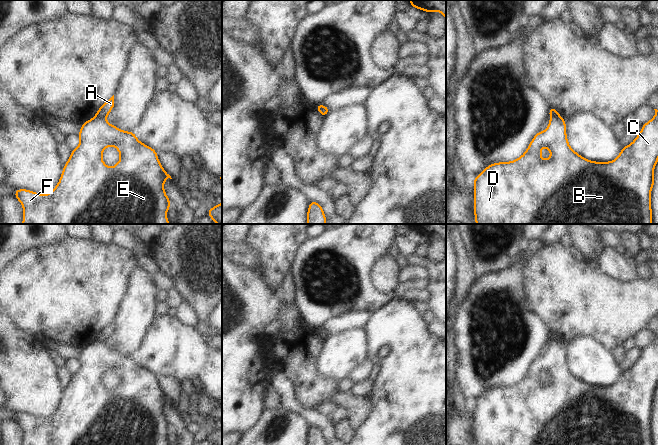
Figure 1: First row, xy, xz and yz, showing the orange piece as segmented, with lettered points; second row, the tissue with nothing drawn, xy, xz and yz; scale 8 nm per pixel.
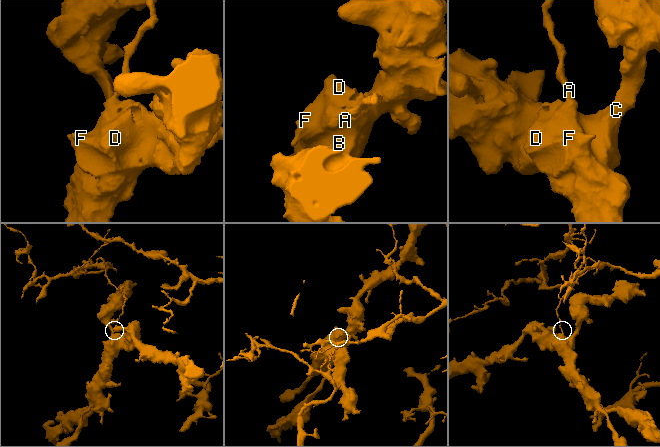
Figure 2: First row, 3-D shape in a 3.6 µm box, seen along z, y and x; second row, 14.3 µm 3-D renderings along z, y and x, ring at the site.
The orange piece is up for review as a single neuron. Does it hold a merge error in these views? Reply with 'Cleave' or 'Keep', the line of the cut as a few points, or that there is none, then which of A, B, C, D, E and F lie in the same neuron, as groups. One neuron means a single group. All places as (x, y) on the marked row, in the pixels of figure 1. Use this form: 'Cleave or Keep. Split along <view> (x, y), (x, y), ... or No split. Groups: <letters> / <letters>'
Cleave. Split along xy (96, 115), (104, 118). Groups: A / B C D E F.

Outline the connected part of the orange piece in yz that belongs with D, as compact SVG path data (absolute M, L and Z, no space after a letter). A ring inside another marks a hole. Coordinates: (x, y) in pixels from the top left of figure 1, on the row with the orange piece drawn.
M655 110L655 116L653 119L648 121L647 123L642 125L642 130L637 135L635 140L629 144L628 146L622 147L622 150L618 157L610 162L595 162L590 161L583 158L581 155L576 153L574 150L571 149L570 145L568 144L568 139L566 136L566 122L562 117L551 117L550 122L548 124L548 128L545 131L539 131L534 138L531 140L529 147L525 151L525 153L516 160L512 162L499 162L493 163L487 166L478 176L474 178L474 215L476 224L652 224L652 210L651 210L651 190L654 186L654 167L658 162L658 110ZM546 147L550 150L551 156L547 160L543 160L541 158L541 148Z

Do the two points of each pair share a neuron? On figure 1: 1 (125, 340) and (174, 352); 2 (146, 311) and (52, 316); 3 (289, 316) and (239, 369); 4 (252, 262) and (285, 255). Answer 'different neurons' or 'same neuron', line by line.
1: different neurons
2: different neurons
3: different neurons
4: different neurons

